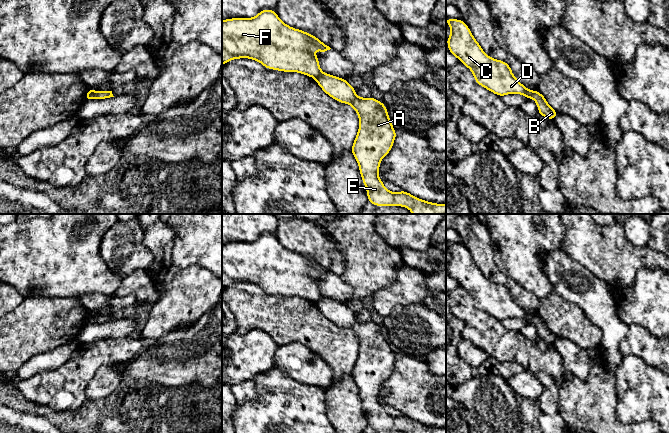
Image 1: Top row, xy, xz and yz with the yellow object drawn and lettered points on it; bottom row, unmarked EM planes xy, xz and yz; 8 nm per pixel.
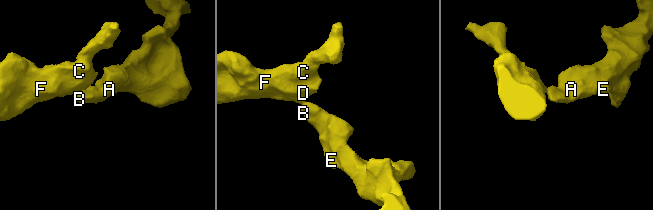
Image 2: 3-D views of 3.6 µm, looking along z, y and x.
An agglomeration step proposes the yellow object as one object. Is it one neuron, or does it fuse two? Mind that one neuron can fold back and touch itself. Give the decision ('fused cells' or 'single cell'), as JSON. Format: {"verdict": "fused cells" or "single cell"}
{"verdict": "fused cells"}

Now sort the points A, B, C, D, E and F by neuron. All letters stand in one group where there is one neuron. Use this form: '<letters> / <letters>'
A B E / C D F

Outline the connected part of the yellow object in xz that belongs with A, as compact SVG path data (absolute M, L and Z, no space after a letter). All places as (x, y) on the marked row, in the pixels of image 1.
M323 73L316 78L316 82L334 100L351 105L359 117L359 130L351 147L351 153L359 165L359 172L367 190L368 202L379 207L402 206L408 208L413 214L446 214L446 203L437 204L424 201L404 190L396 193L391 192L385 188L382 180L378 177L380 162L392 150L397 136L385 104L373 97L358 97L355 94L355 88L346 79L331 74Z

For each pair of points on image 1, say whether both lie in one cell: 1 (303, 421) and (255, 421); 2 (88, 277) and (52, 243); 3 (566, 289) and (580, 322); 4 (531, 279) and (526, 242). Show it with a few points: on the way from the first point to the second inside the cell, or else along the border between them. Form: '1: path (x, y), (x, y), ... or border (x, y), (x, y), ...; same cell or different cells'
1: path (291, 418), (288, 421), (267, 421); same cell
2: path (79, 270), (61, 252); same cell
3: border (553, 290), (561, 297), (576, 304), (589, 319); different cells
4: path (527, 270), (526, 251); same cell

